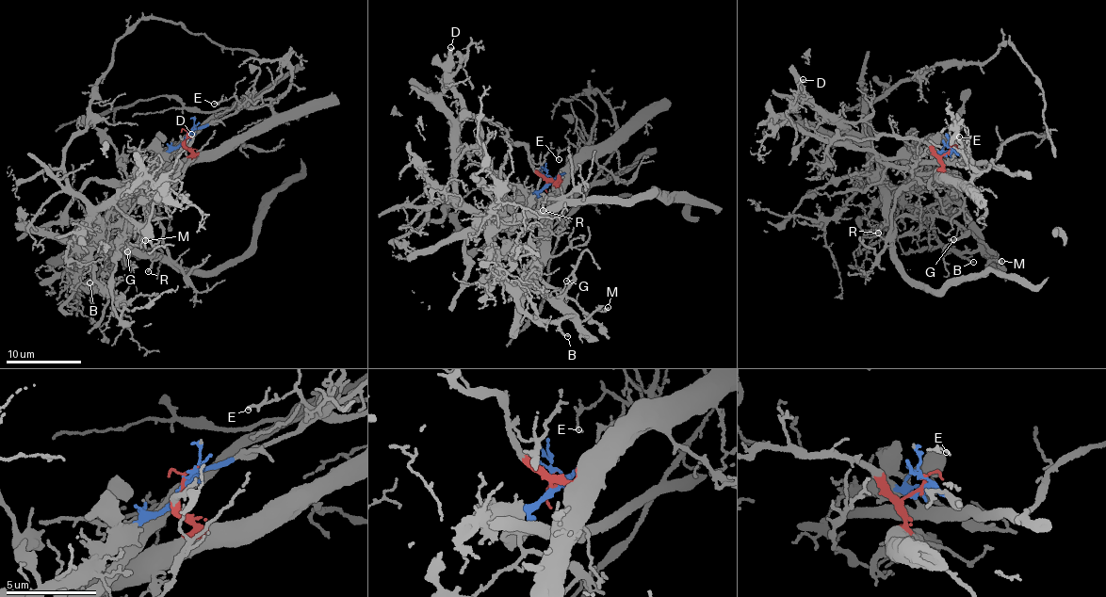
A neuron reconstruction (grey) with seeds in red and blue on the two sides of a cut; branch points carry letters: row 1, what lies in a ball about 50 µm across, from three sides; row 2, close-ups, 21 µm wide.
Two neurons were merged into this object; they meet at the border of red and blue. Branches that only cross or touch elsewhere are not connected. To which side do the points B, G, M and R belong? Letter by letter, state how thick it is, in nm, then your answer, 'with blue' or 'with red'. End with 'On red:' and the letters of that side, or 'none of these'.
B: 110 nm thick; with red
G: 110 nm thick; with red
M: 190 nm thick; with red
R: 140 nm thick; with blue
On red: B, G, M

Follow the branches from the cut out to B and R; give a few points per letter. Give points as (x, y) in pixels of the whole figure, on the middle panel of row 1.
B: (547, 183), (557, 185), (550, 244), (537, 283), (573, 314), (560, 322), (561, 330), (567, 335)
R: (547, 183), (542, 189), (505, 205), (493, 222), (488, 219), (494, 225), (542, 206), (543, 211)

